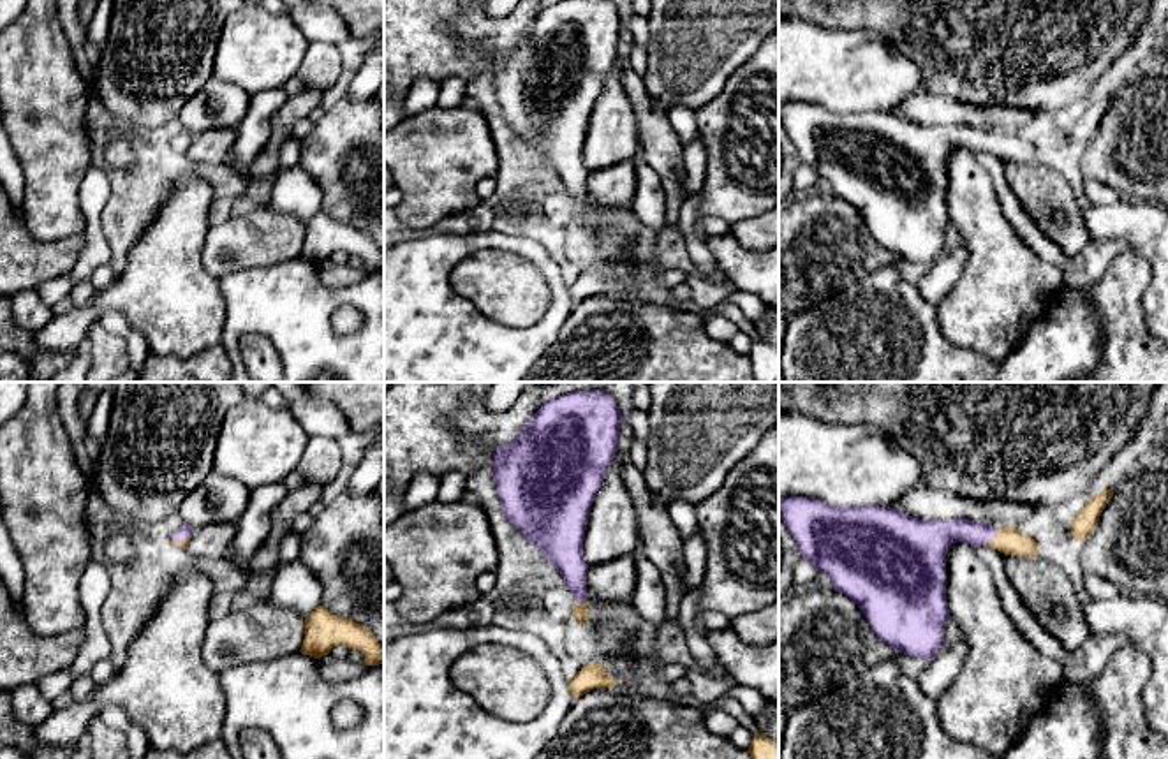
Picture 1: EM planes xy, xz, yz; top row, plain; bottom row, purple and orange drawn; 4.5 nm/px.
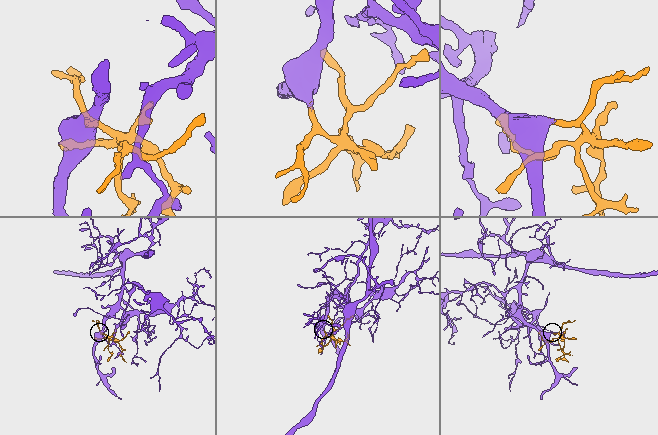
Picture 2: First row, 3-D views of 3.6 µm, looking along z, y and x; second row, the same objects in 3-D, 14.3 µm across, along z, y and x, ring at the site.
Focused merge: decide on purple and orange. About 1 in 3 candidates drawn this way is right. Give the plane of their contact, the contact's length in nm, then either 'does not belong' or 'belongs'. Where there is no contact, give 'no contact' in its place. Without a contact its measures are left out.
meets purple in yz; contact 100 nm long; belongs

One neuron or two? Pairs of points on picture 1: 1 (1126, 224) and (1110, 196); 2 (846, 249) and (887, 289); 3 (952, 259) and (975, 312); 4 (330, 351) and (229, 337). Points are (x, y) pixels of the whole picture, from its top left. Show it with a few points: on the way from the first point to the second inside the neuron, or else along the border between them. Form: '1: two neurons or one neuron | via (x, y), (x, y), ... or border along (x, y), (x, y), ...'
1: two neurons | border along (1121, 199), (1093, 205)
2: two neurons | border along (892, 263), (857, 275), (835, 294)
3: two neurons | border along (961, 242), (966, 250), (962, 273), (936, 307)
4: one neuron | via (305, 338), (291, 324), (254, 324)

